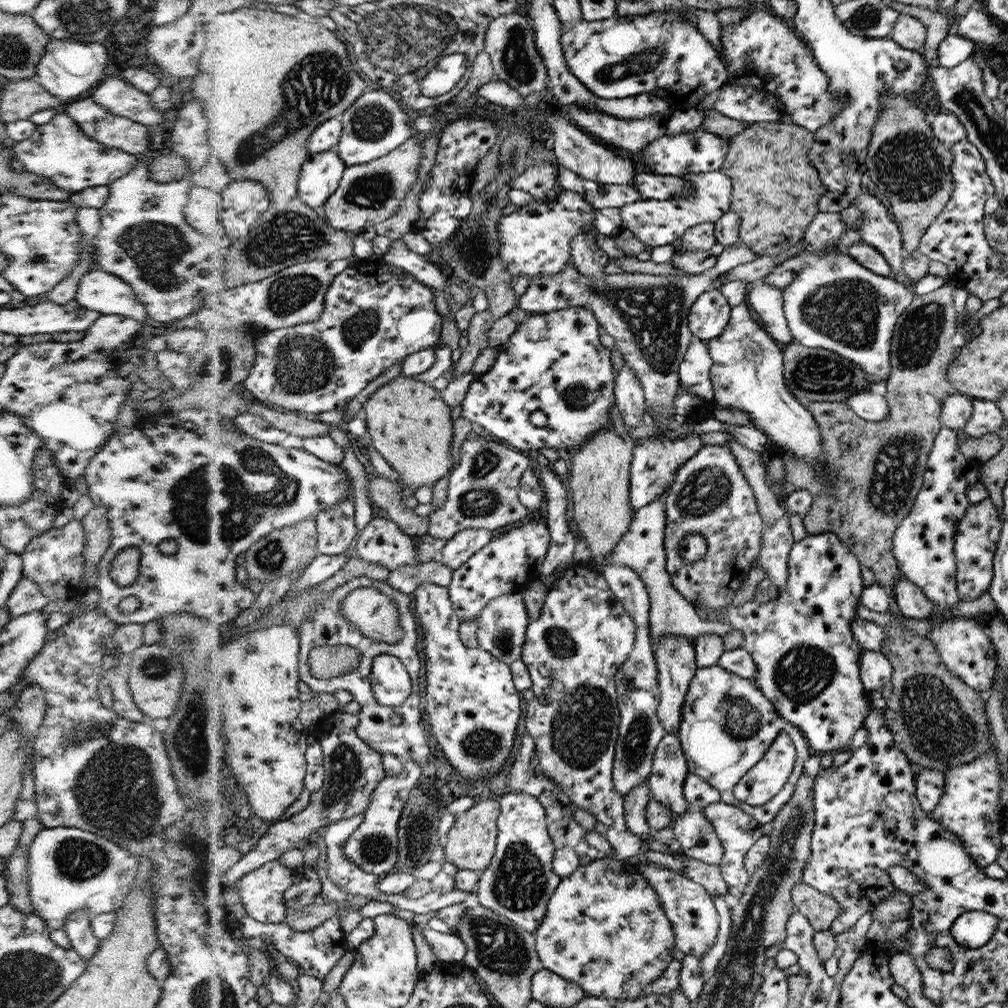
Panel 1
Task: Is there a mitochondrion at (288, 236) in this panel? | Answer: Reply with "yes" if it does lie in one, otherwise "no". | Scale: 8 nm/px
yes

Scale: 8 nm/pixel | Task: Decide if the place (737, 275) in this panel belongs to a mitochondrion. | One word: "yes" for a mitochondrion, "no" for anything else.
no

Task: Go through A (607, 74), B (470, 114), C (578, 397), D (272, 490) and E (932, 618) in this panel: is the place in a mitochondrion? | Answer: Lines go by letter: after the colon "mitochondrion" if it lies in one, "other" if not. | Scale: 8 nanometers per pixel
A: mitochondrion
B: other
C: mitochondrion
D: mitochondrion
E: other

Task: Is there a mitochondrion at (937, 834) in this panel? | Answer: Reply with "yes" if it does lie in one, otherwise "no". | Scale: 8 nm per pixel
no

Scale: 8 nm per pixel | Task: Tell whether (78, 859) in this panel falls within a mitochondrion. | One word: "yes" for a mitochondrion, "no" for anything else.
yes

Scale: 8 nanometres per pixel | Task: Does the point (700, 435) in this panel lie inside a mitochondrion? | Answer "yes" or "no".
no

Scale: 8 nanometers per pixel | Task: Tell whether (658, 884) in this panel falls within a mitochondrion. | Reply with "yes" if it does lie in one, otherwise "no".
no

